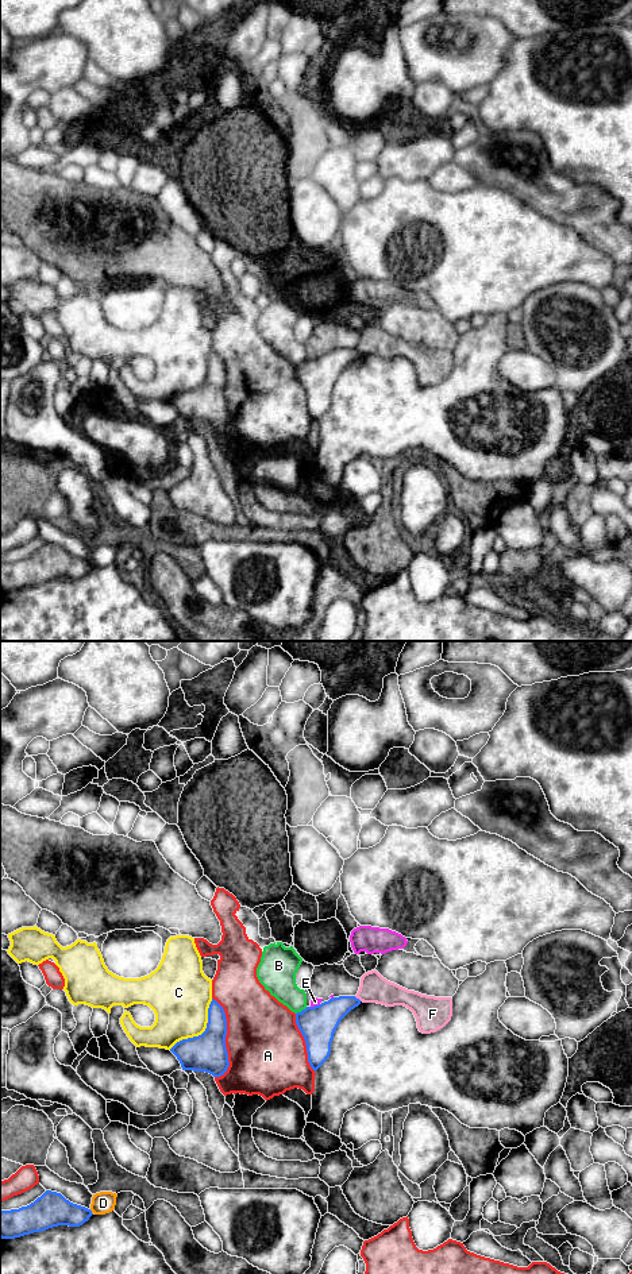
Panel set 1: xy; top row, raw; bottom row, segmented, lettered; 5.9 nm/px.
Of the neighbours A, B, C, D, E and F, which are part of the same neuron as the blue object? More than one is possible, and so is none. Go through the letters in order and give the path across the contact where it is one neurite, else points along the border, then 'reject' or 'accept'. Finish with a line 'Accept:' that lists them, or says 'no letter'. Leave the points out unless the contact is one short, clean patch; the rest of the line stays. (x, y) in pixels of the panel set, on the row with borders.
A: reject
B: reject
C: reject
D: reject
E: reject
F: border along xy (354, 996), (361, 1000); reject
Accept: no letter

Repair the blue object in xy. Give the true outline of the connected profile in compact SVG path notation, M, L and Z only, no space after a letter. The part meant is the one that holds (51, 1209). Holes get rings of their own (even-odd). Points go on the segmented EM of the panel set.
M46 1190L27 1207L0 1211L0 1238L15 1239L58 1225L80 1227L92 1211L73 1204L61 1193Z

